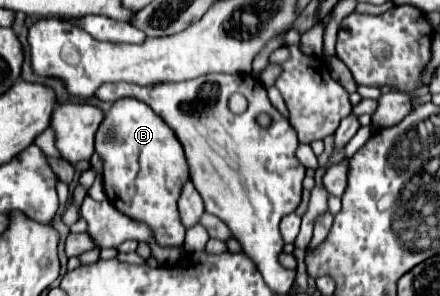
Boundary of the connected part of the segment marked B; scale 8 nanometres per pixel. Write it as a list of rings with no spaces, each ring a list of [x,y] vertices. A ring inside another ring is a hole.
[[[139,99],[115,101],[97,129],[95,151],[103,161],[103,185],[109,203],[127,217],[147,223],[157,245],[181,247],[185,227],[177,213],[177,199],[189,171],[183,147],[167,123]]]

